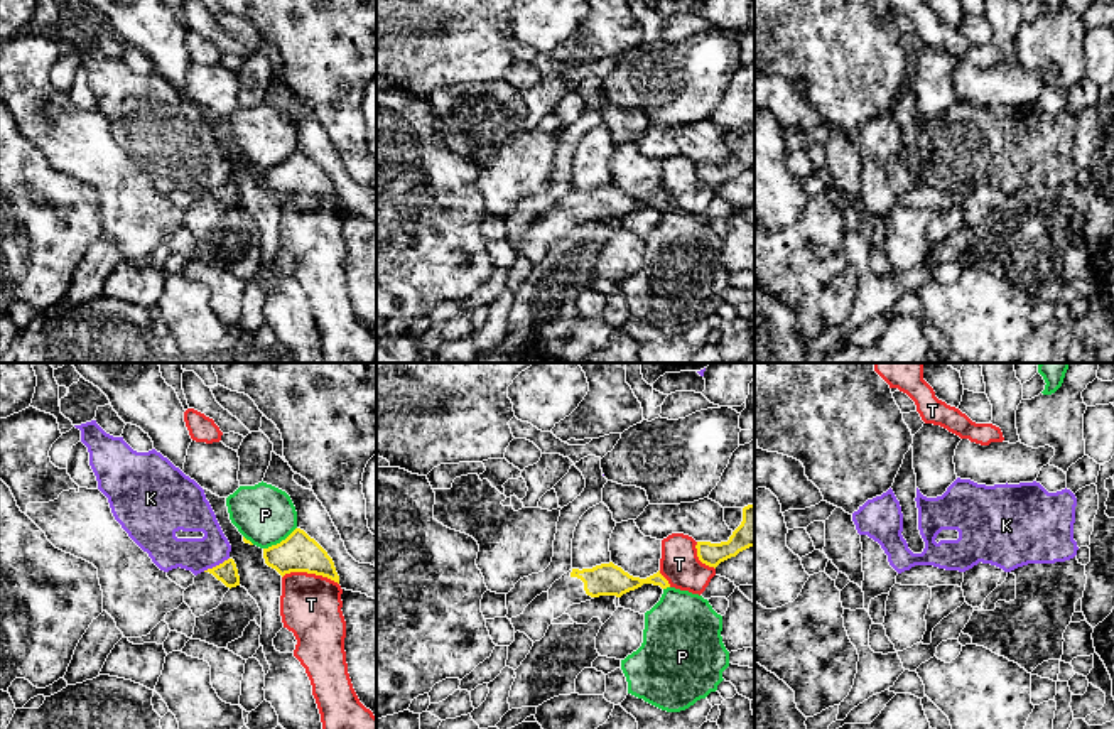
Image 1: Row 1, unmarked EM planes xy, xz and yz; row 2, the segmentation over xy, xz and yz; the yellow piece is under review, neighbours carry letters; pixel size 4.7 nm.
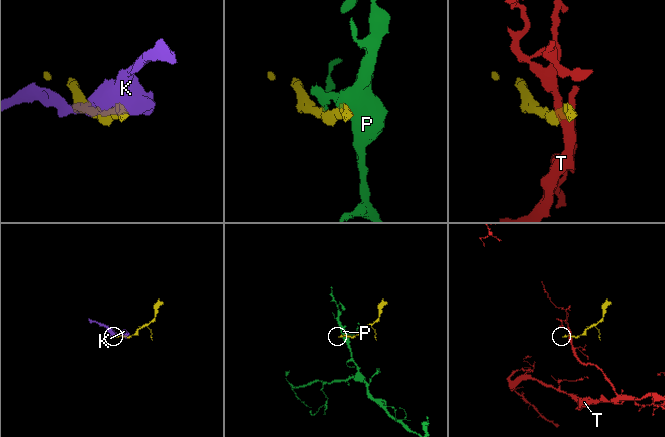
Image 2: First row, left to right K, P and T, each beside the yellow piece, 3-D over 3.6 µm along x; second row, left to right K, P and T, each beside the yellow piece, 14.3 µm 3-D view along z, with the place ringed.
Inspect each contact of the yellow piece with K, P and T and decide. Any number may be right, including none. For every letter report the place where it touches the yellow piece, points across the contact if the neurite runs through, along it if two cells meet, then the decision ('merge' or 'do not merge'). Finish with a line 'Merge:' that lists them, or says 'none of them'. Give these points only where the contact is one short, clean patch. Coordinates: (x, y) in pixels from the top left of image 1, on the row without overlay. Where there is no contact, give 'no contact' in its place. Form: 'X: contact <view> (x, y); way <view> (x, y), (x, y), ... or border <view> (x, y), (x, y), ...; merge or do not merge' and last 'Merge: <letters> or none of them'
K: contact xy (216, 188); border xy (228, 179), (203, 193); do not merge
P: contact xy (281, 164); do not merge
T: contact xy (311, 194); border xy (282, 198), (291, 194), (321, 196), (338, 206); do not merge
Merge: none of them

